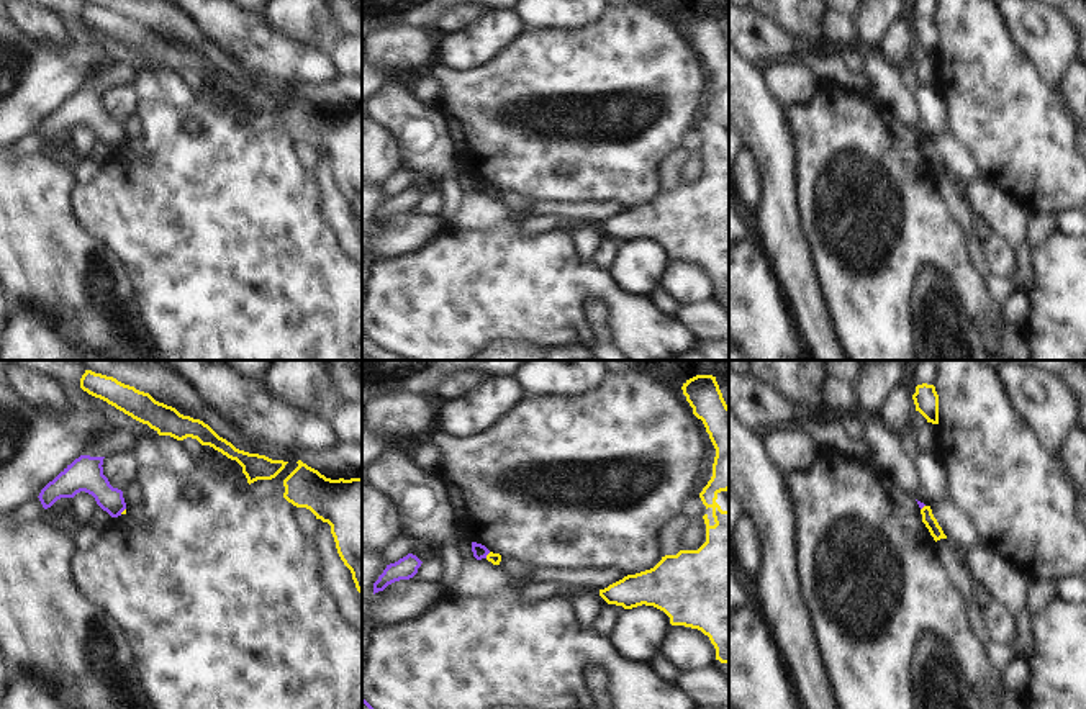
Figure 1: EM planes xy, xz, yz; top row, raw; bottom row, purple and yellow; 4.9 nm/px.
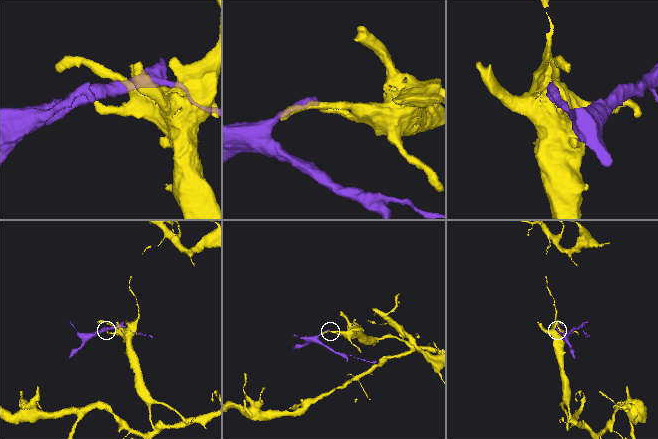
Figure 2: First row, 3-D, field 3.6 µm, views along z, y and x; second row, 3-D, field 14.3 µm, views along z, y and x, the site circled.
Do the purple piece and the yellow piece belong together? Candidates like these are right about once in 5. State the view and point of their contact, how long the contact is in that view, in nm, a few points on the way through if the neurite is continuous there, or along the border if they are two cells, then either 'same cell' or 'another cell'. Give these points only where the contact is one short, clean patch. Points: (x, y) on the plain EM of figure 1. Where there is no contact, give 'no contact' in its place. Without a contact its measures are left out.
xz (487, 187) | 40 nm | along xz (490, 185), (485, 190) | another cell

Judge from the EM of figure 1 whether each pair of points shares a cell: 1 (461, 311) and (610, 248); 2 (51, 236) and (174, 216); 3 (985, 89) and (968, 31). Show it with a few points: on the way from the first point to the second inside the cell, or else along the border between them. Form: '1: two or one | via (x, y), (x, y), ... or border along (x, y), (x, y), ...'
1: two | border along (593, 261), (610, 269)
2: two | border along (72, 194), (72, 207), (82, 225), (115, 254)
3: one | via (981, 74), (975, 46)

